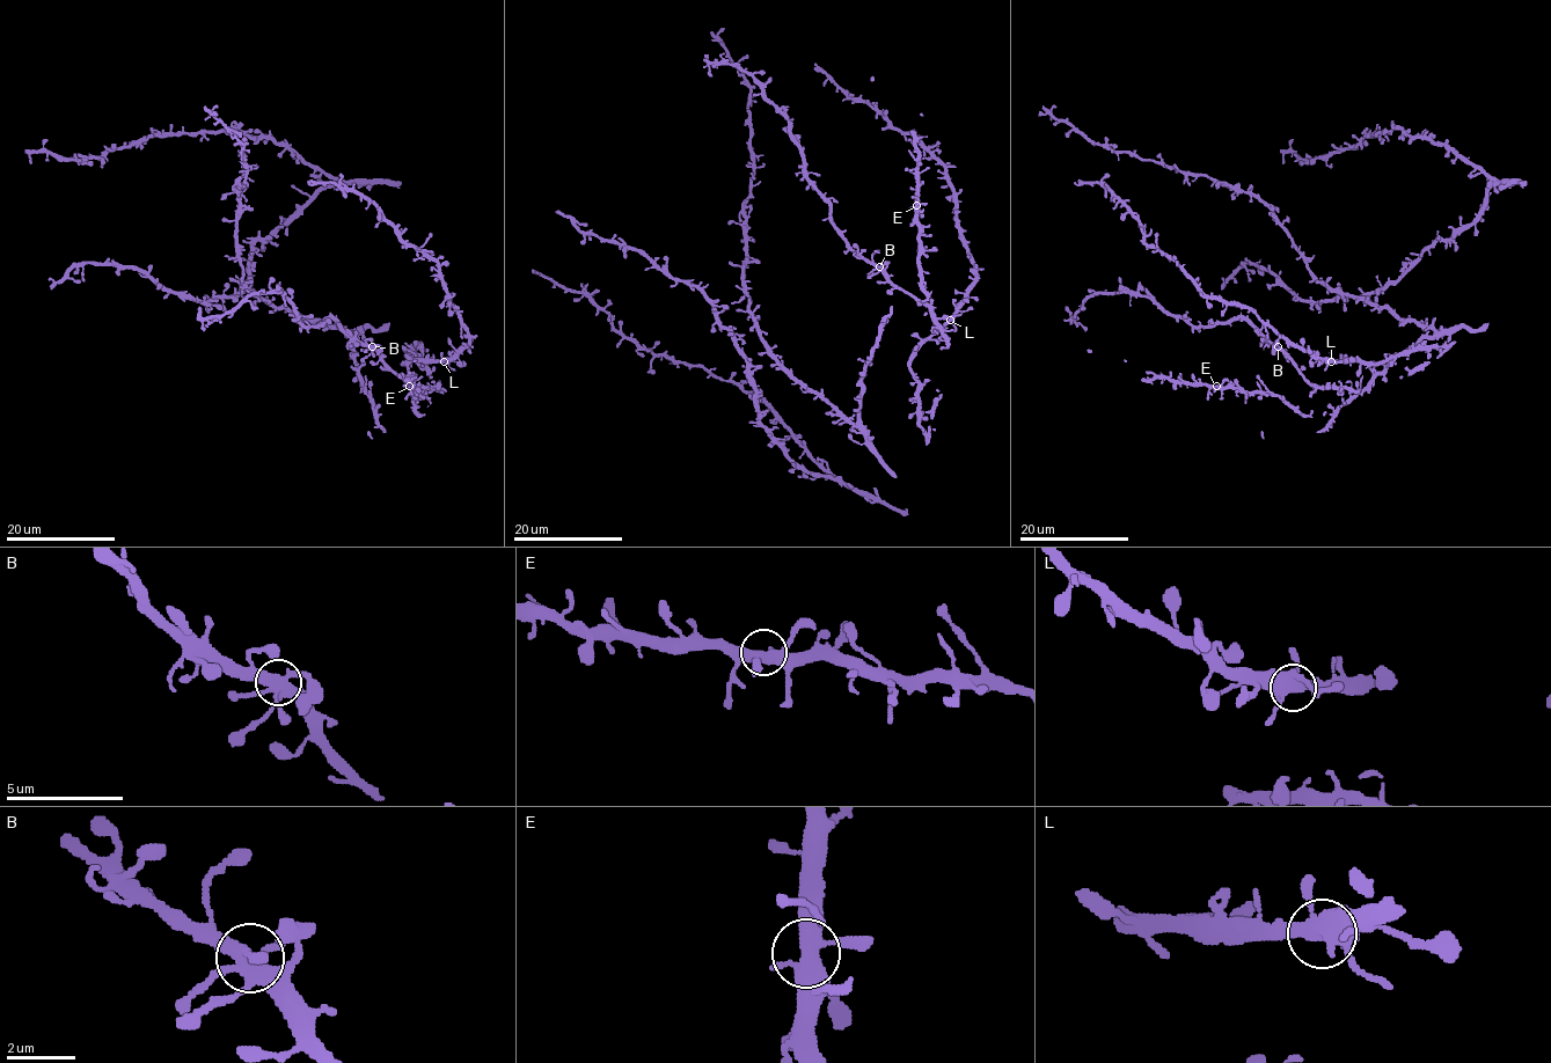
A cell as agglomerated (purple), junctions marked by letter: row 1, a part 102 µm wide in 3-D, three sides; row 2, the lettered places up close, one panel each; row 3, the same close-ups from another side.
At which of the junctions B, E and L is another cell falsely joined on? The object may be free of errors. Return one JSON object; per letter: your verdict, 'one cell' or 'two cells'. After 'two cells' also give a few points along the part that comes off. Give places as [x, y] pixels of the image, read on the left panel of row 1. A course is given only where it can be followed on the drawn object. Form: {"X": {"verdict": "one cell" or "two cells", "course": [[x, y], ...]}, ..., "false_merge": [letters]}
{"B": {"verdict": "one cell"}, "E": {"verdict": "one cell"}, "L": {"verdict": "one cell"}, "false_merge": []}

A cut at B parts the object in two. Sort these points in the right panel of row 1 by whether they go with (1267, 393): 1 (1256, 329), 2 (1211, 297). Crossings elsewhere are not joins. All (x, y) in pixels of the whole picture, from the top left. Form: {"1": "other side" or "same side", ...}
{"1": "other side", "2": "same side"}

